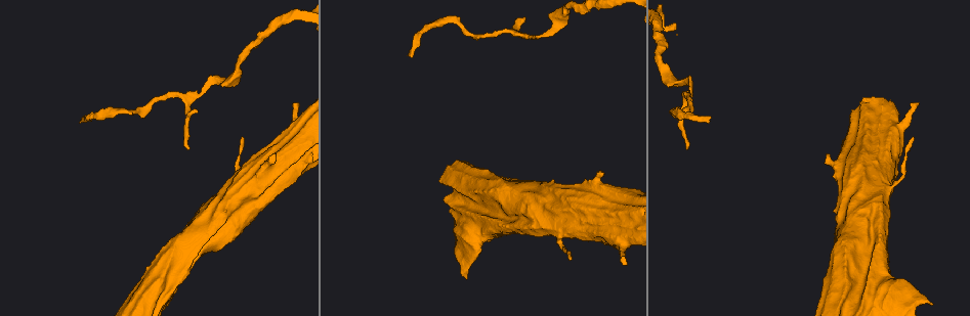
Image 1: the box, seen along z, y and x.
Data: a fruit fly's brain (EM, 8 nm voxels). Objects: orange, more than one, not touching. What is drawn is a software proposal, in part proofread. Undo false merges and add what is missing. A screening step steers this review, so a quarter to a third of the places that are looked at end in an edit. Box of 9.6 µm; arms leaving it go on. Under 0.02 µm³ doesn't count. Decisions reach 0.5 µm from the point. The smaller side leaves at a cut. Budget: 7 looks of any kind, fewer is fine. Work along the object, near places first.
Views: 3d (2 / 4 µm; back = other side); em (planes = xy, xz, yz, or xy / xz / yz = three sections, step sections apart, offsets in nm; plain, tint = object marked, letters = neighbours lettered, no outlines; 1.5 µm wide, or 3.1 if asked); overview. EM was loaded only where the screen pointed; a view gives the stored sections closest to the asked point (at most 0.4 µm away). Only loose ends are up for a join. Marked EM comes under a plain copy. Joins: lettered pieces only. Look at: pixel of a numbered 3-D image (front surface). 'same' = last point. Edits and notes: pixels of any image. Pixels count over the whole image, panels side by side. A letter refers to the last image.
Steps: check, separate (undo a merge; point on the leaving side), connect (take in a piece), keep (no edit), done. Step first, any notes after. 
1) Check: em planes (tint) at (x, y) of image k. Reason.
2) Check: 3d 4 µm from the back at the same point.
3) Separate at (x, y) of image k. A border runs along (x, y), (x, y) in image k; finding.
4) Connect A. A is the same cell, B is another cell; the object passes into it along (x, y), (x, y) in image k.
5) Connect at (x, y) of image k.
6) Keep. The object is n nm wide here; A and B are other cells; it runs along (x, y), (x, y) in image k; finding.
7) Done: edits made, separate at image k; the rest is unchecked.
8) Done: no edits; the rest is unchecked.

Check: em planes (letters) at (538, 37) of image 1. Narrows sharply.

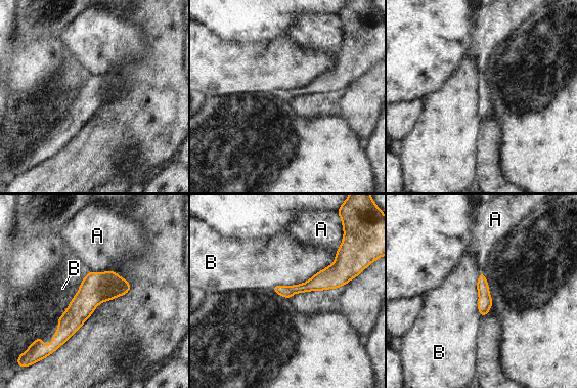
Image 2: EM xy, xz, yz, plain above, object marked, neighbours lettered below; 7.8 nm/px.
Keep. The object is 90 nm wide here; A and B are other cells; all the same cell.

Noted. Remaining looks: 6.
Check: 3d 2 µm at (707, 122) of image 1. Free end.

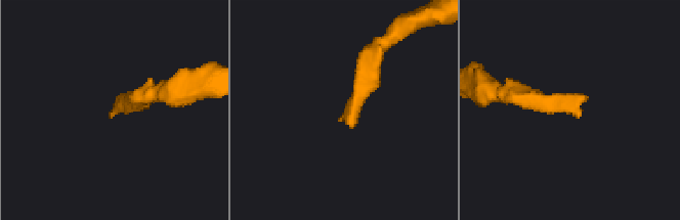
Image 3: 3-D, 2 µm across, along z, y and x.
Check: em yz step 8 (letters) at (339, 119) of image 3. Shape alone is not enough.

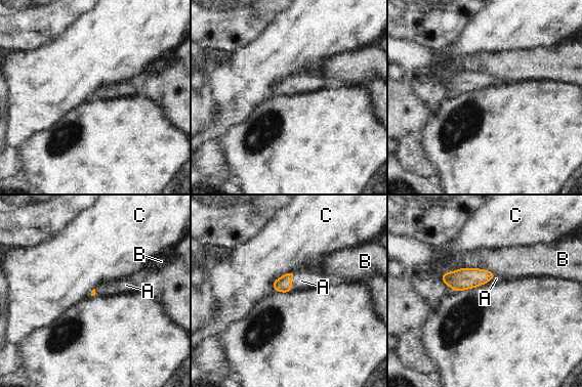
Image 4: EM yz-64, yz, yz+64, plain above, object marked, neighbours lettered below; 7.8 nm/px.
Check: em planes (letters) at the same point.

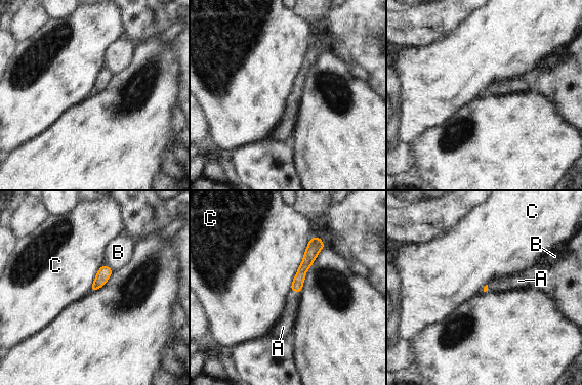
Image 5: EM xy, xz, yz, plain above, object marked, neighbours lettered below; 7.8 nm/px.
Connect A. The longest contact is with C, 460 nm; A is the same cell, B and C are other cells; the object passes into it along (299, 277), (295, 291), (288, 316) in image 5; the cell continues.

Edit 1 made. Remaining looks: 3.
Check: em yz step 8 (tint) at (568, 259) of image 1. Thin end.

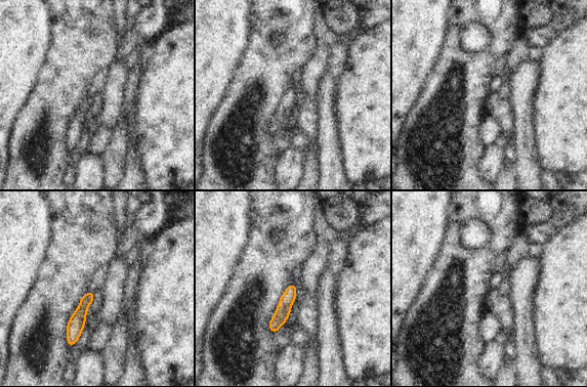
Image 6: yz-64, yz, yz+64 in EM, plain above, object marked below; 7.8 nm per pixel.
Check: em planes (letters) at the same point.

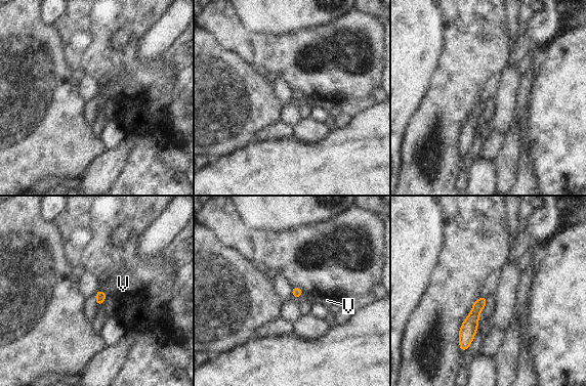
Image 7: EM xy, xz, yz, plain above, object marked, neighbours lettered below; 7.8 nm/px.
Keep. V is another cell; it runs along (484, 299), (472, 317), (463, 347) in image 7; no lettered piece goes on from it.

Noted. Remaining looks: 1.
Done: edits made, connect at image 5; the rest is unchecked.

